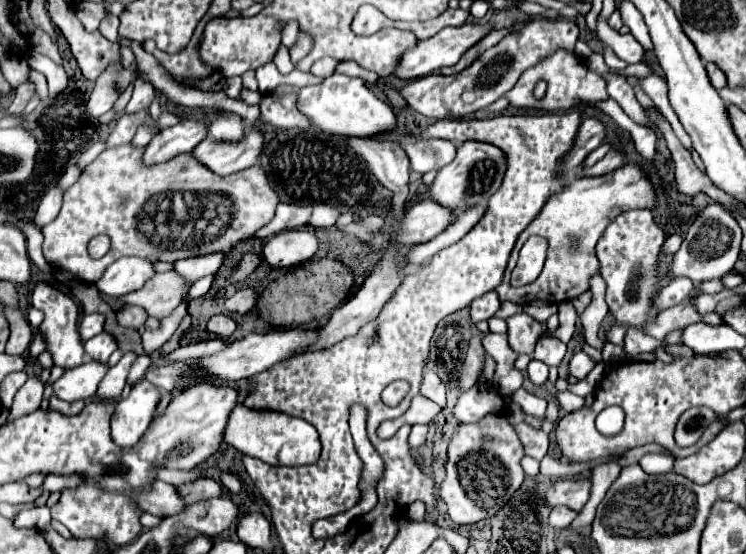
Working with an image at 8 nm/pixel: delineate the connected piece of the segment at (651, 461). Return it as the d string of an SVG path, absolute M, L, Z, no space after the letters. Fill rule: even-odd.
M647 453L639 459L639 463L643 465L645 471L649 471L651 475L661 475L667 471L673 471L673 457L663 455L663 453Z

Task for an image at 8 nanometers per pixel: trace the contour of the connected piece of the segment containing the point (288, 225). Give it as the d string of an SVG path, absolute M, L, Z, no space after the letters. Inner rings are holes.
M281 203L277 207L277 213L275 217L265 225L261 227L255 235L265 239L265 237L271 237L275 233L281 233L281 231L287 231L287 229L297 229L297 227L303 227L309 223L309 217L313 213L313 205L293 205L293 203Z

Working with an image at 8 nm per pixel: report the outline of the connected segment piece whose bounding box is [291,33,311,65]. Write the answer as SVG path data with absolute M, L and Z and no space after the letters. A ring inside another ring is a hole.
M299 33L297 45L291 49L291 61L293 61L293 65L297 65L297 61L301 61L309 53L309 49L311 49L309 37L305 37L305 33Z

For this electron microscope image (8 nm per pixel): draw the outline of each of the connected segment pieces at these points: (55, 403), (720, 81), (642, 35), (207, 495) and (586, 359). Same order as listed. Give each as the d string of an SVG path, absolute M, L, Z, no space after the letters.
M51 395L49 407L51 407L53 411L65 413L65 415L75 415L75 413L79 413L79 411L85 407L85 403L83 403L83 401L71 401L71 403L67 403L67 401L61 401L61 399L57 399L55 395Z
M707 65L707 75L709 75L713 87L717 87L717 89L727 87L727 77L725 77L725 73L717 65Z
M623 1L623 5L621 5L619 11L621 11L621 17L623 17L623 23L631 29L633 37L643 45L643 49L645 49L647 53L653 53L653 43L651 43L647 25L645 25L639 9L637 9L631 1Z
M199 479L197 483L191 485L183 485L179 487L185 495L189 495L189 501L203 501L203 499L213 499L213 497L221 497L223 493L223 485L215 479Z
M575 353L569 361L569 375L573 375L577 381L585 379L589 375L589 371L595 367L593 359L585 353Z

